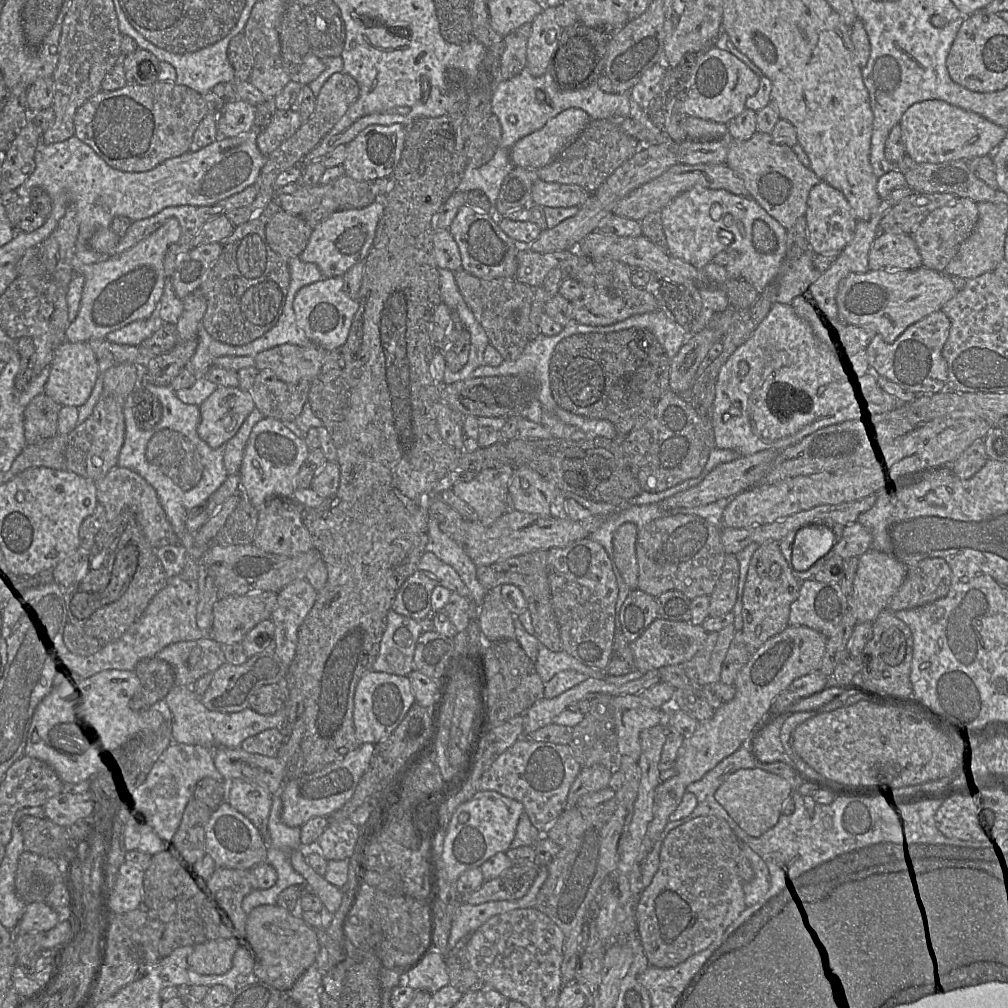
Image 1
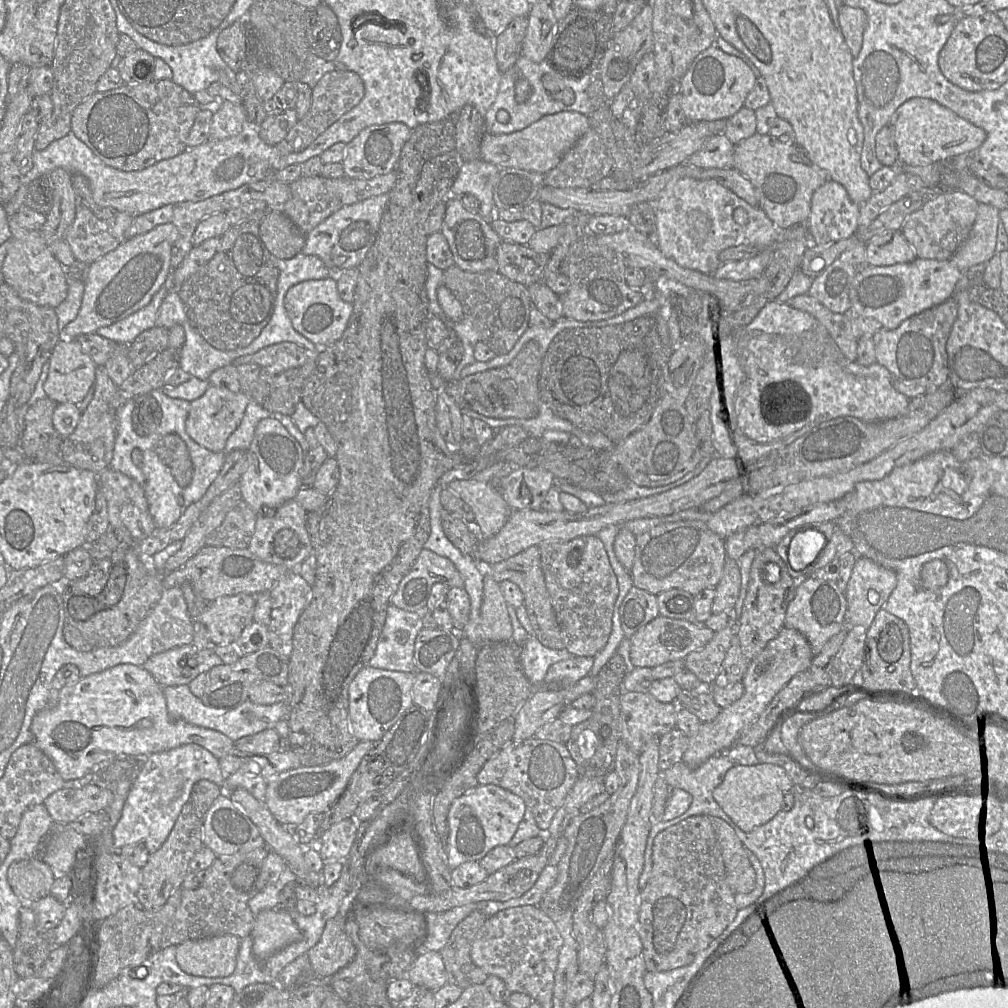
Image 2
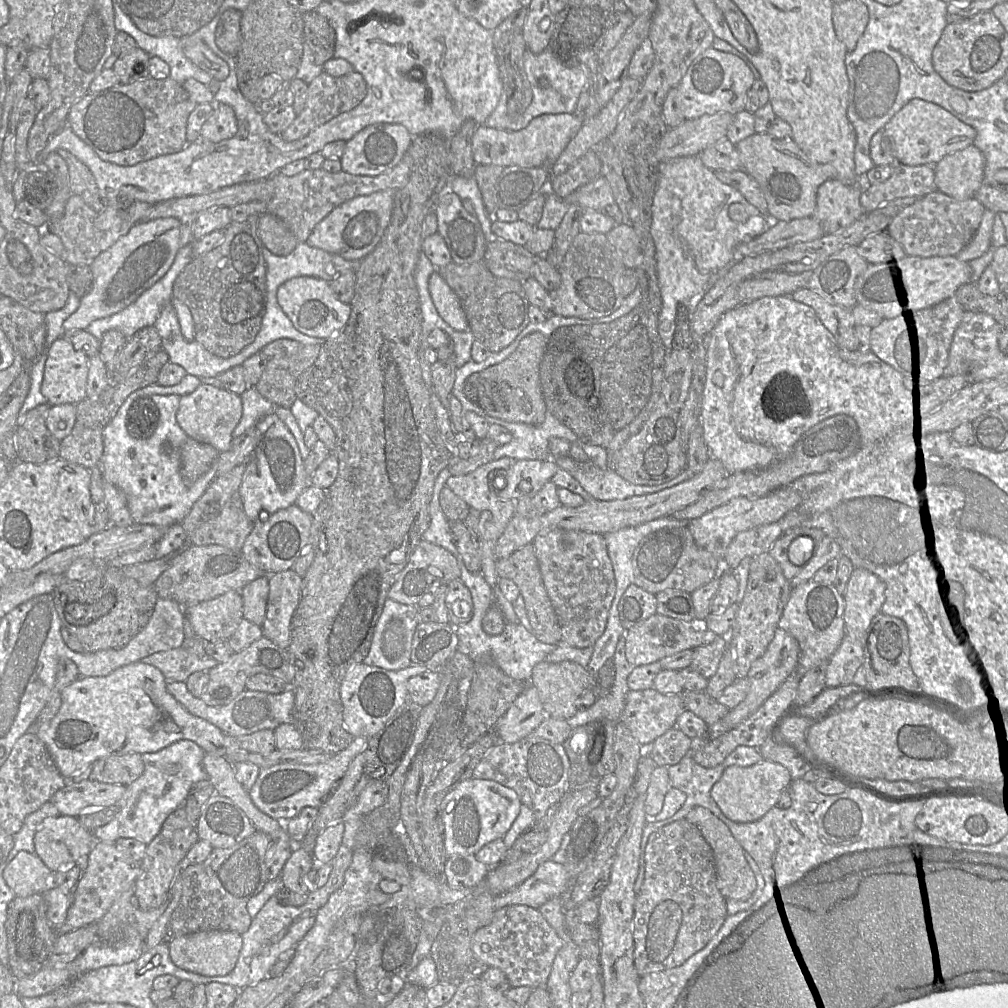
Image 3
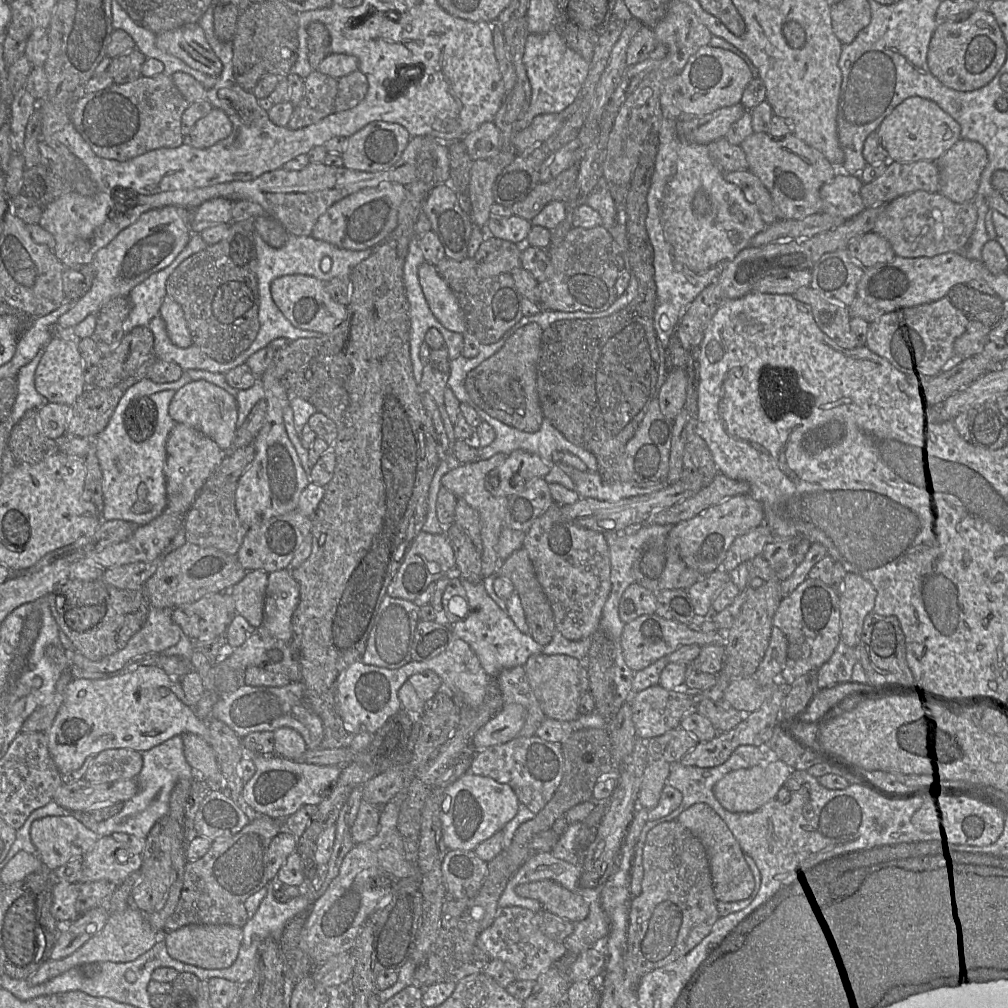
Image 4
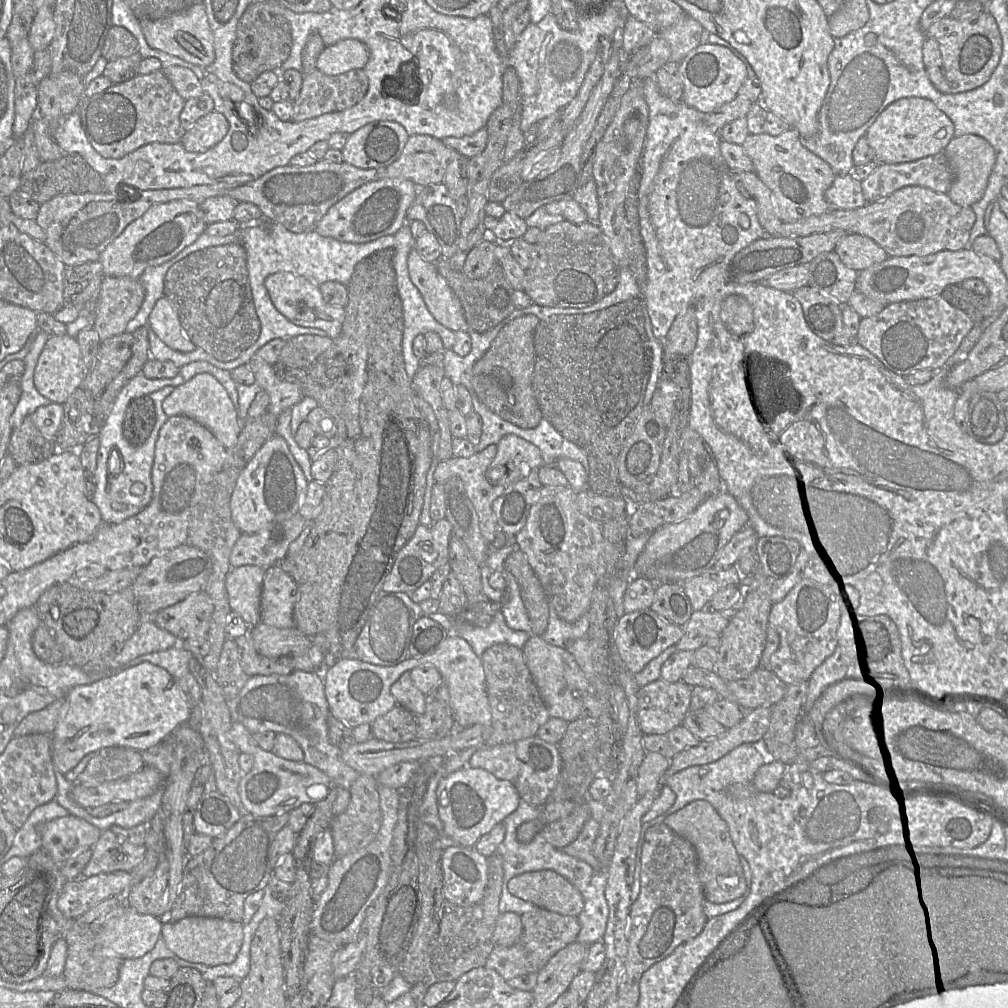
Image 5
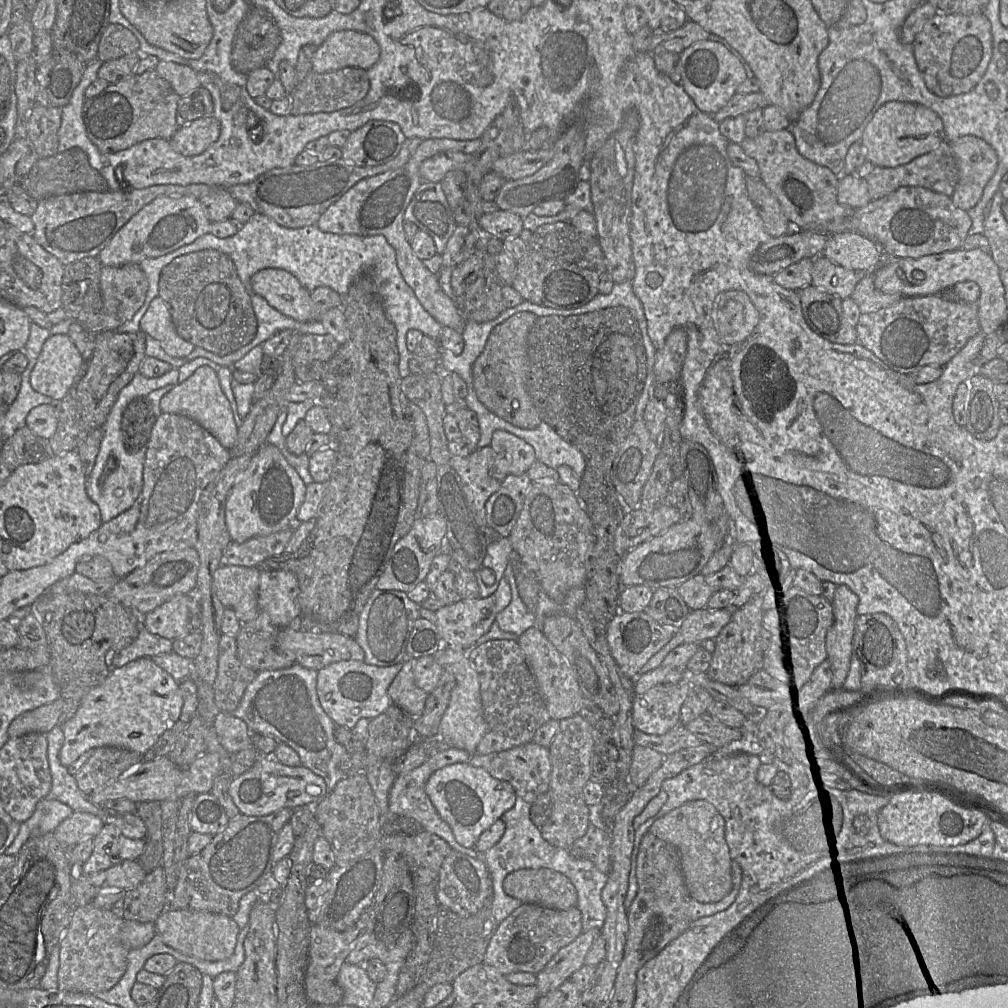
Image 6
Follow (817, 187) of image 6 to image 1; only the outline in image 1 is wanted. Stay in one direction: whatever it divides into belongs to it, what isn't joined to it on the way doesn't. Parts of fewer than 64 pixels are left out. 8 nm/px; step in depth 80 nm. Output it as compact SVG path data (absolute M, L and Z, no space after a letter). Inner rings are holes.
M757 131L746 141L729 141L726 159L743 181L749 197L787 230L805 215L811 189L821 182L816 174L798 159L792 147L776 142L768 133Z

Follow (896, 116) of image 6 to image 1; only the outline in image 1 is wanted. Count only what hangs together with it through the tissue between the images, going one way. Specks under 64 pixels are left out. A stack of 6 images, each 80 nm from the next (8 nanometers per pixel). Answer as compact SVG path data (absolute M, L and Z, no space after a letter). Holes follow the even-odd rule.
M939 99L912 104L903 113L899 125L905 153L917 163L941 163L988 155L1007 134L1005 127Z

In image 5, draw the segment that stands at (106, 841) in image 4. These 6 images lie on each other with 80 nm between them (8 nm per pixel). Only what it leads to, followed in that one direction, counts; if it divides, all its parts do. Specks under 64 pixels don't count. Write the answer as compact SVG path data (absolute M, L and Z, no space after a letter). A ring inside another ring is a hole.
M108 829L102 831L92 850L90 860L82 870L83 877L115 871L130 872L143 860L147 848L145 844L132 844Z

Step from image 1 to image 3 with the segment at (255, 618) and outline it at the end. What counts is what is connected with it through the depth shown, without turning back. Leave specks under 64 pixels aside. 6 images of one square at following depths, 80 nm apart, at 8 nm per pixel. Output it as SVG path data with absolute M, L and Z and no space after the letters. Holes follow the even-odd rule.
M228 591L213 599L184 608L194 635L203 641L228 641L243 619L240 591Z

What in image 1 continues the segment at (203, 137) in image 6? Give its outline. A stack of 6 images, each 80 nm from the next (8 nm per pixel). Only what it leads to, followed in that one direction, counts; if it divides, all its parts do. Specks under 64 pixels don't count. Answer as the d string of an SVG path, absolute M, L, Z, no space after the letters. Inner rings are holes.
M237 99L227 101L218 109L217 130L219 137L235 137L253 128L256 106Z

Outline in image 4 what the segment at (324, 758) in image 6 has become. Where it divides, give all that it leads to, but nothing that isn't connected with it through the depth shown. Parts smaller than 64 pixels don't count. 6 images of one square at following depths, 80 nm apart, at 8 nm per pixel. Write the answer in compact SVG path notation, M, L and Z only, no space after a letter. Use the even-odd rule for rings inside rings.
M293 681L282 687L243 684L234 693L221 696L212 708L211 716L227 724L240 738L253 732L290 727L300 733L307 749L322 749L319 747L324 735L323 723L305 704L304 690L302 681Z

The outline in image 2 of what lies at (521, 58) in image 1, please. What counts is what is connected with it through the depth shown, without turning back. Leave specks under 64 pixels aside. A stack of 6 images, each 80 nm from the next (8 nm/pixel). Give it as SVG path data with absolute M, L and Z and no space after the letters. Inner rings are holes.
M520 16L502 32L494 34L496 58L502 73L510 70L522 55L522 45L528 24L528 16Z

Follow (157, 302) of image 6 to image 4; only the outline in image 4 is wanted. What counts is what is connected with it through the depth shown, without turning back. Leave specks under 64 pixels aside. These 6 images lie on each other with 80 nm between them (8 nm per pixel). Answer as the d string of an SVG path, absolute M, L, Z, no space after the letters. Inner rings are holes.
M166 296L159 315L164 320L168 336L175 346L187 348L193 345L184 312L177 302Z

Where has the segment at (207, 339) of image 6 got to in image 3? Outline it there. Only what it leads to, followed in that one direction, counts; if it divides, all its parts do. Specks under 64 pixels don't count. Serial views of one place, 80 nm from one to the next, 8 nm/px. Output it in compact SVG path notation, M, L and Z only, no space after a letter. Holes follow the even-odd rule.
M251 215L243 221L232 221L224 230L223 241L211 251L193 258L173 283L172 298L183 302L190 310L194 323L194 340L207 351L221 358L229 358L249 344L258 334L267 307L266 263L263 243L257 235L260 215Z

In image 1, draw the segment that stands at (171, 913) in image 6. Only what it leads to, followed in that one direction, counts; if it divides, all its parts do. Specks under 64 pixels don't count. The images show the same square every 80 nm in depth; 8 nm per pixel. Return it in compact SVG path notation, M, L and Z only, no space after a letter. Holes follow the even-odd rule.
M223 938L195 945L187 958L189 970L202 975L227 973L240 943L236 938Z

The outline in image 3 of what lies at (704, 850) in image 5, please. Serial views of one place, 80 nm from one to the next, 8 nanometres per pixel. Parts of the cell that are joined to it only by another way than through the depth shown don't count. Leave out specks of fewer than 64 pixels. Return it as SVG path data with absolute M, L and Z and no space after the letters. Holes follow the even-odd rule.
M702 806L692 808L685 818L699 828L712 849L716 870L716 885L720 894L725 899L747 899L755 889L755 878L744 857L744 849L734 838L726 824Z

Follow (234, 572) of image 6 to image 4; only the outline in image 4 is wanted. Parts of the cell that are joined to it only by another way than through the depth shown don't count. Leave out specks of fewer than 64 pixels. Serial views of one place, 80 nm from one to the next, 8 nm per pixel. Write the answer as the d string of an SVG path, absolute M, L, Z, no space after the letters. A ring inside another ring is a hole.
M261 570L247 571L244 578L229 590L236 614L254 628L262 627L268 574Z

